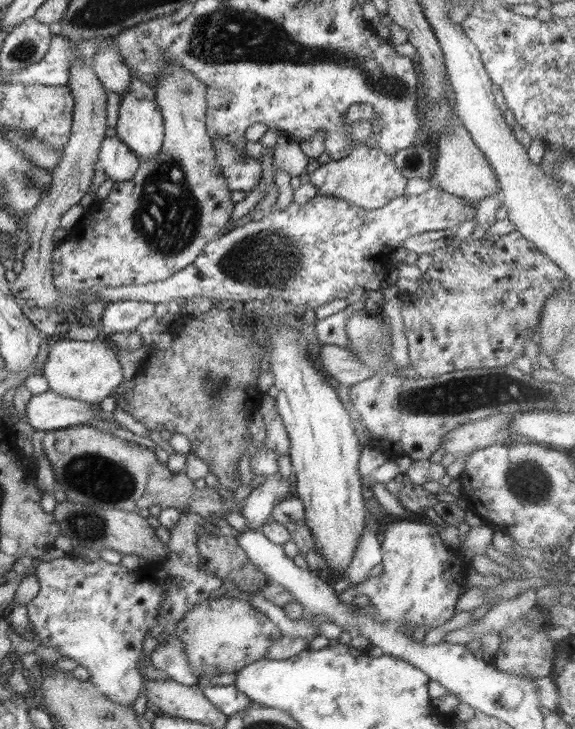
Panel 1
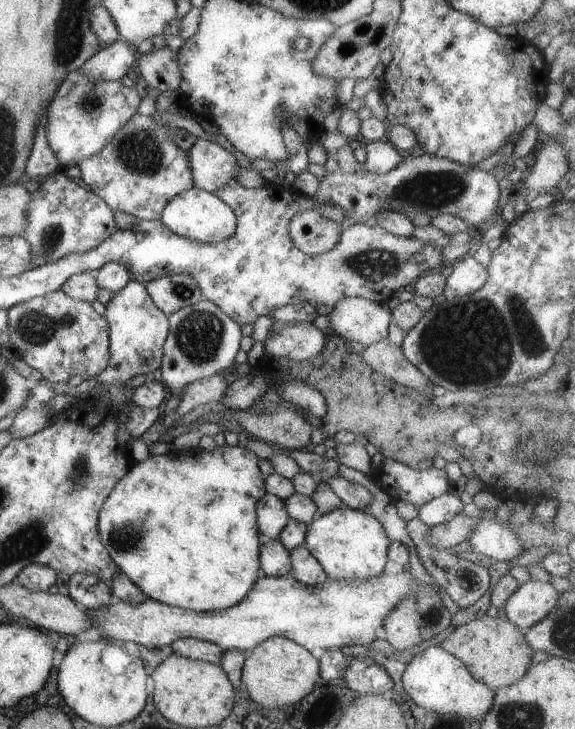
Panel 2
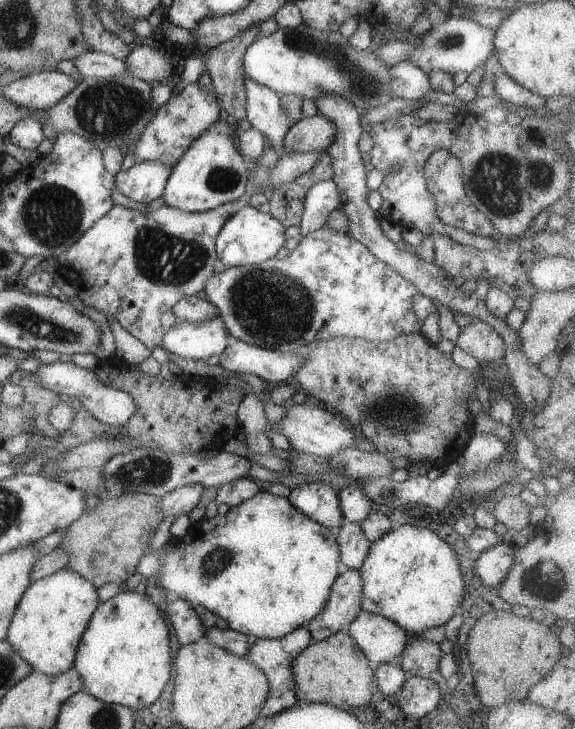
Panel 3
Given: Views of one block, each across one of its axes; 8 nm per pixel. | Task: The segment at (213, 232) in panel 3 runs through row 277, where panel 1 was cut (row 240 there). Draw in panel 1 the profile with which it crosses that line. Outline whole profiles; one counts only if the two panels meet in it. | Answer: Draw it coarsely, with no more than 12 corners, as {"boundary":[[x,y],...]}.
{"boundary":[[204,83],[156,84],[164,143],[51,256],[64,294],[165,281],[235,203]]}

